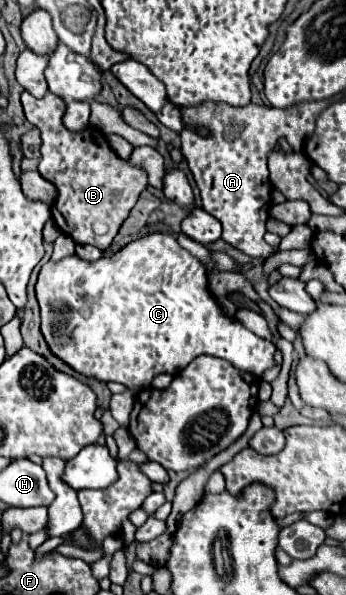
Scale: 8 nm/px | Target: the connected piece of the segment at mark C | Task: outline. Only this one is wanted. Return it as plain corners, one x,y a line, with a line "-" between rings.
163,232
133,240
117,254
103,256
95,262
81,260
77,254
61,258
59,262
49,260
43,264
35,286
41,306
41,334
49,350
75,372
99,382
119,382
129,390
149,388
157,374
175,376
201,354
223,358
239,370
257,372
257,376
261,376
275,364
275,346
255,336
219,306
207,286
205,266
195,260
197,258
191,256
175,236

